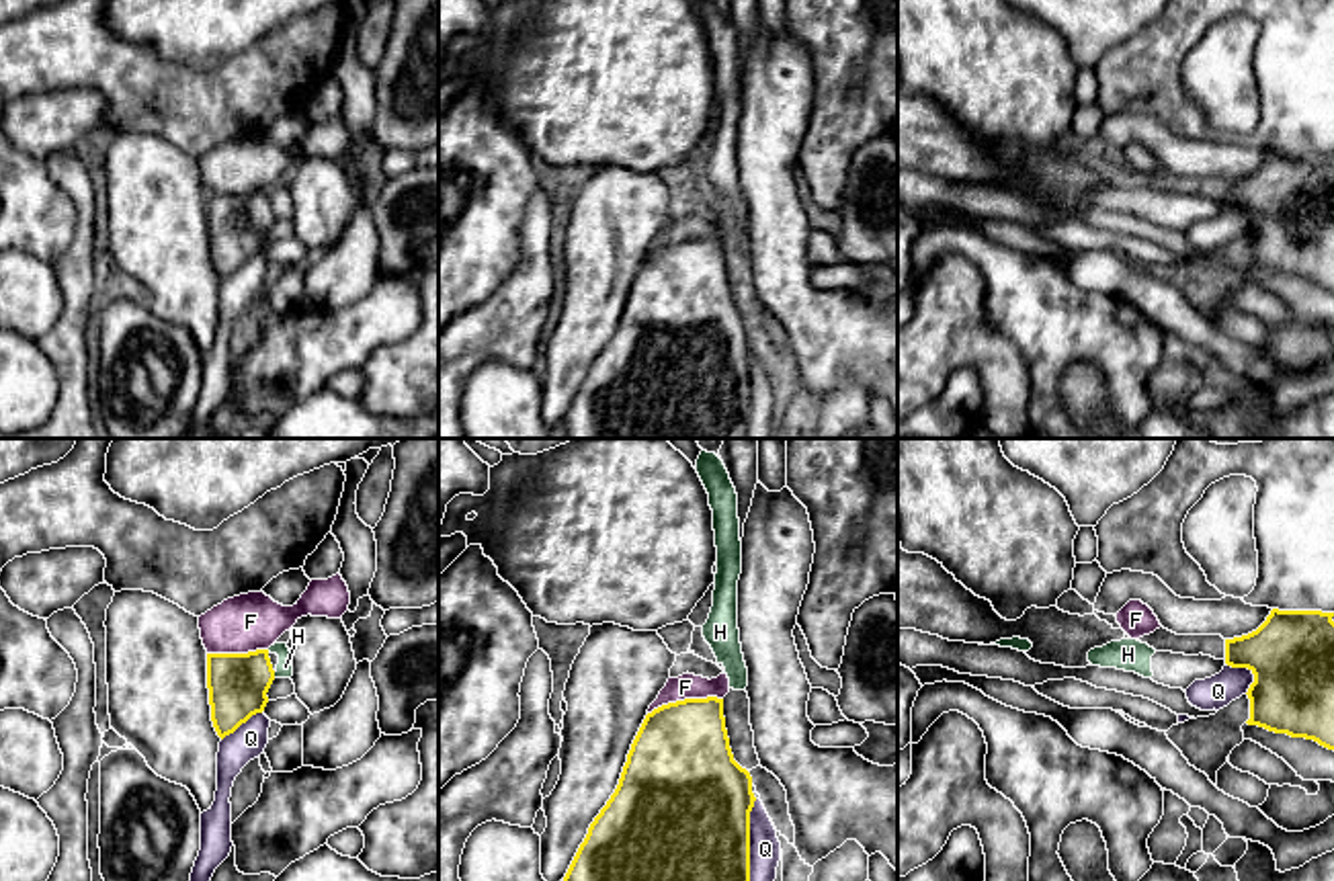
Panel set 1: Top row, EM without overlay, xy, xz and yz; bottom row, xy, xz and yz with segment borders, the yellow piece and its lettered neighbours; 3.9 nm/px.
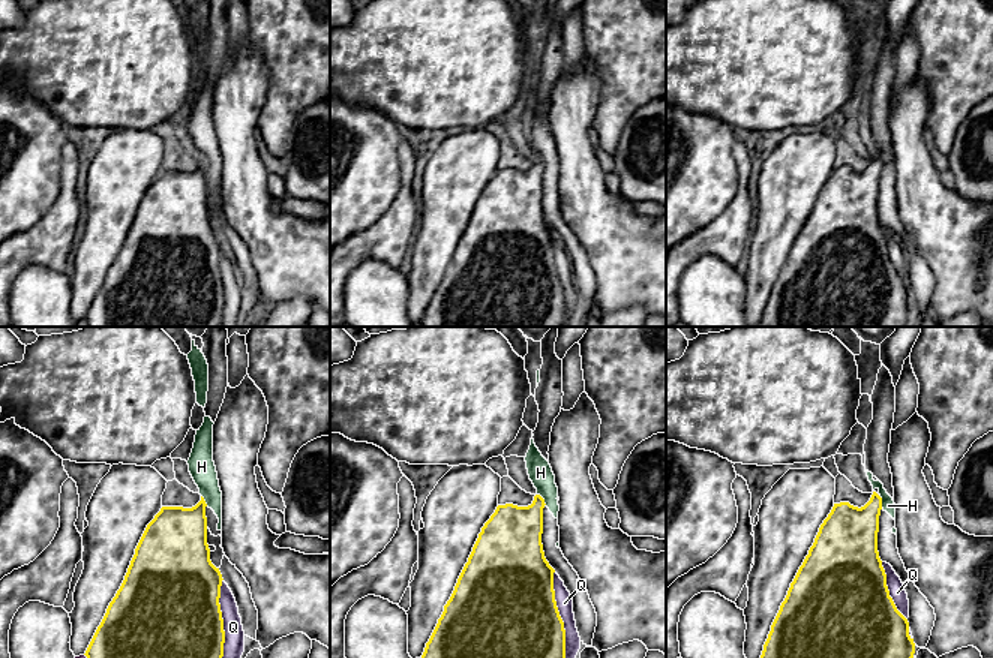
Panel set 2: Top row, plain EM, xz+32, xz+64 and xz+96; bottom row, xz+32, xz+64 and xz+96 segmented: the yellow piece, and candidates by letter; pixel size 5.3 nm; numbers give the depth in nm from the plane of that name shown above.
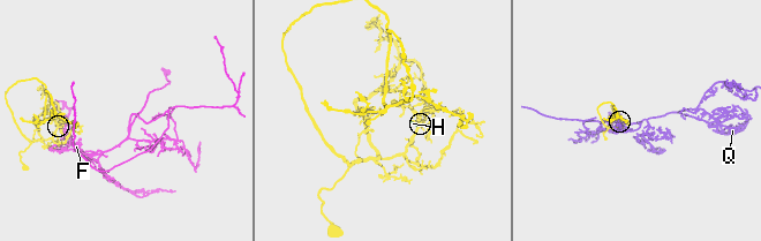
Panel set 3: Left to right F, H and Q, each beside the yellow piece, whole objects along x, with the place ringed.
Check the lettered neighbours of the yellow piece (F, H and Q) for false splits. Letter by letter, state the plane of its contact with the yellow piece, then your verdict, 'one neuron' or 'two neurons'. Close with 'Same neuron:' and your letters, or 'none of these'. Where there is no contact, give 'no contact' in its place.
F: xz | two neurons
H: xy | two neurons
Q: xz | two neurons
Same neuron: none of these

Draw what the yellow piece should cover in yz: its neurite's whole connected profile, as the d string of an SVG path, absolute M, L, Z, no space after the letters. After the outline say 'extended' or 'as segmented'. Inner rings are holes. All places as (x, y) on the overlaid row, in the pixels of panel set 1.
M1273 609L1256 631L1225 639L1225 664L1254 674L1248 725L1334 750L1332 617Z; as segmented

